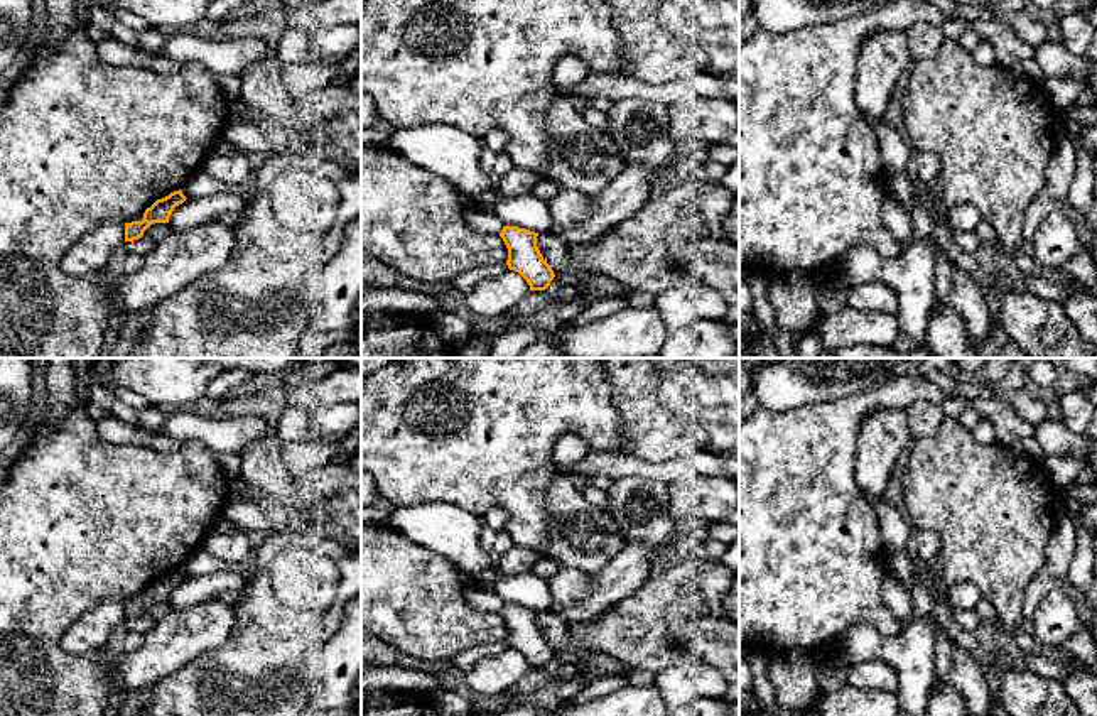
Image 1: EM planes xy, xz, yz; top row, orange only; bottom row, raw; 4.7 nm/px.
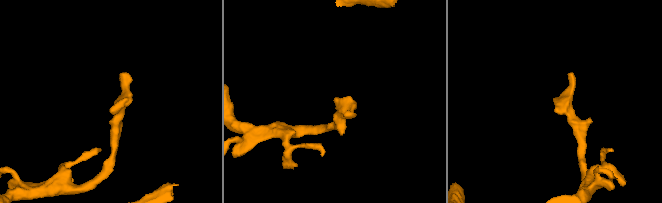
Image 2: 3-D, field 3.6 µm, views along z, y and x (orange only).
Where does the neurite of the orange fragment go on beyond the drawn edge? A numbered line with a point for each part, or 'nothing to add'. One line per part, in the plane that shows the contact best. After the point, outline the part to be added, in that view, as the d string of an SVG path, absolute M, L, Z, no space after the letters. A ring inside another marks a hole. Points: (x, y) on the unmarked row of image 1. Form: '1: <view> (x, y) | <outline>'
nothing to add

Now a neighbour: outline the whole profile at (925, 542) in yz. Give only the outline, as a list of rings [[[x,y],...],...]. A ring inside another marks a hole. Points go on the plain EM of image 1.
[[[911,529],[910,552],[916,557],[923,576],[928,579],[935,594],[935,611],[938,626],[960,647],[967,648],[975,659],[975,643],[967,630],[954,620],[954,606],[947,601],[948,584],[933,574],[933,564],[938,554],[940,537],[932,529]]]

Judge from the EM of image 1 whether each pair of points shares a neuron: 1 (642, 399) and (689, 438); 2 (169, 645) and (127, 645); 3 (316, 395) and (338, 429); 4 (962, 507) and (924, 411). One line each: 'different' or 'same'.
1: same
2: different
3: different
4: different

